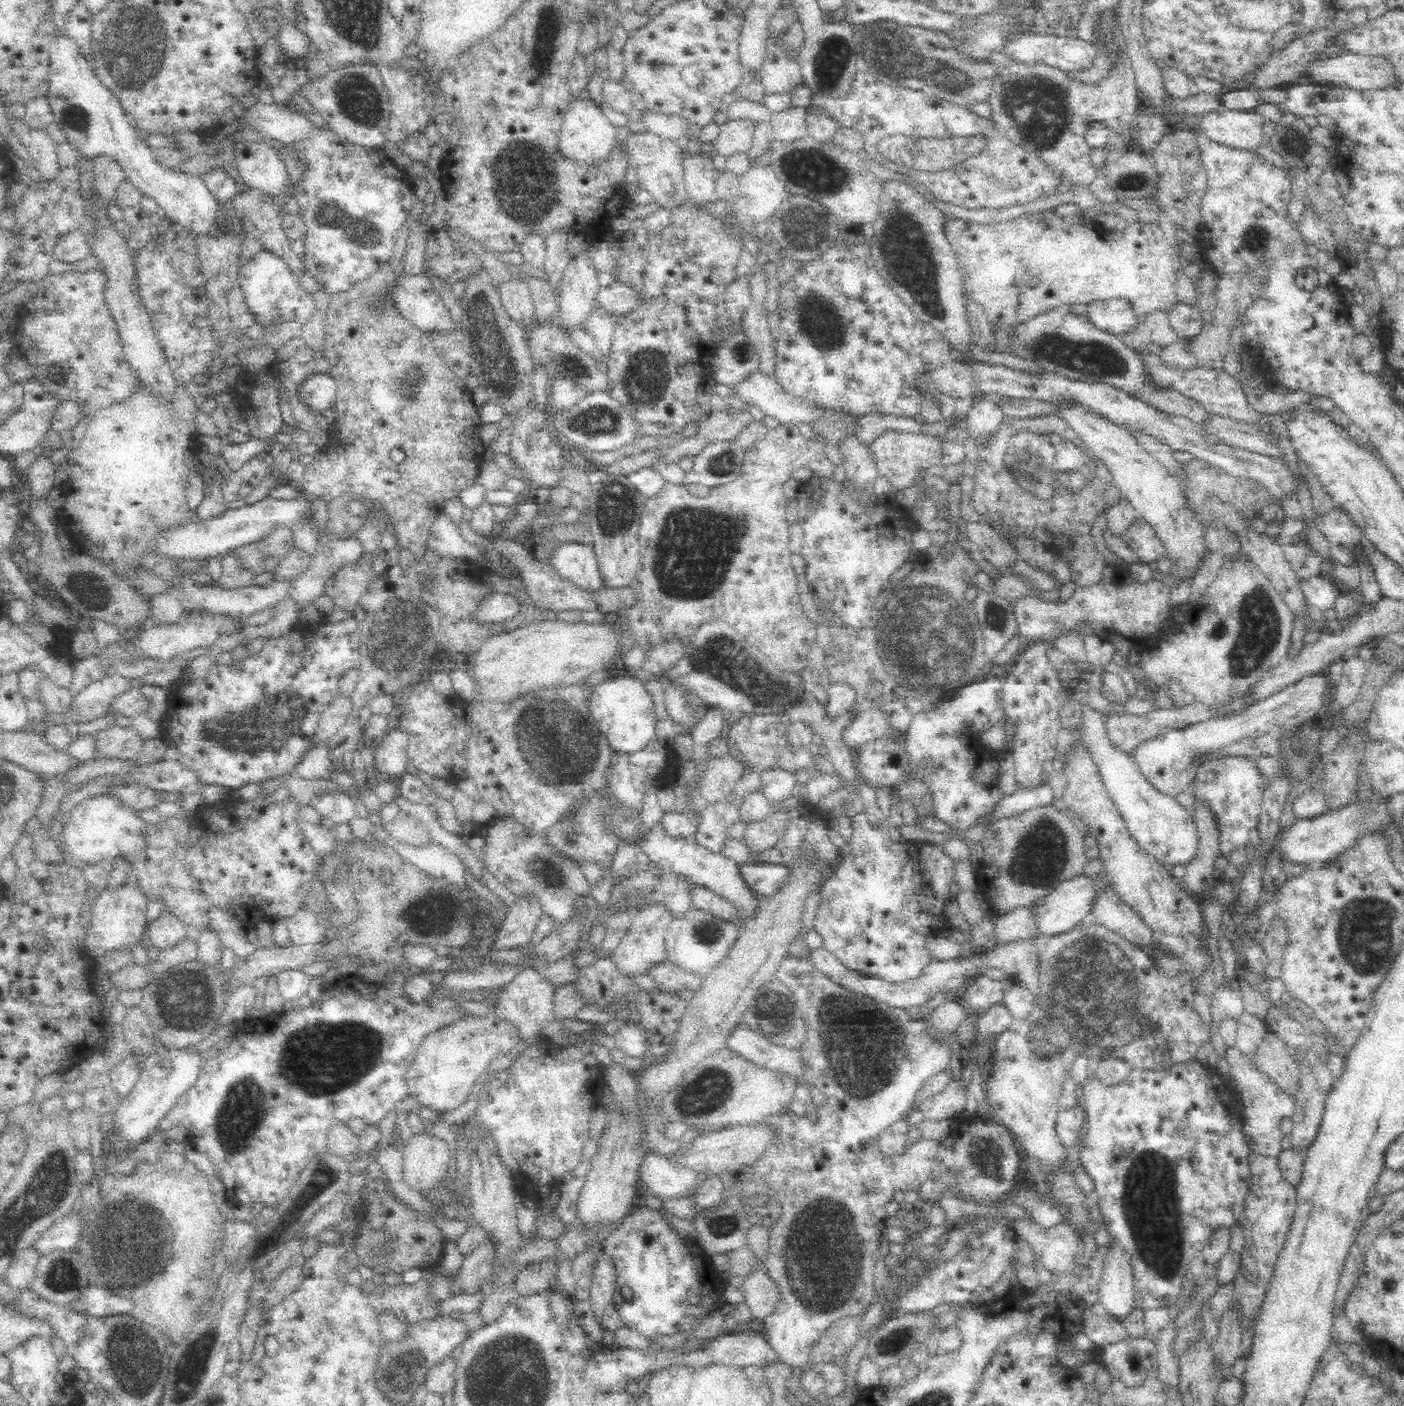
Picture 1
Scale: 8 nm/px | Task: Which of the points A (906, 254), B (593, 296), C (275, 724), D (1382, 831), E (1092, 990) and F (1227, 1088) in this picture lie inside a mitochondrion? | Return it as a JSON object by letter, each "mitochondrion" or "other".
{"A":"mitochondrion","B":"other","C":"mitochondrion","D":"other","E":"mitochondrion","F":"other"}

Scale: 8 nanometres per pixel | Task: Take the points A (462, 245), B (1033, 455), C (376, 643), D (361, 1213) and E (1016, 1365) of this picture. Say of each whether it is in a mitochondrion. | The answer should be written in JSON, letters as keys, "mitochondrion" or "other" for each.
{"A":"other","B":"mitochondrion","C":"mitochondrion","D":"other","E":"other"}

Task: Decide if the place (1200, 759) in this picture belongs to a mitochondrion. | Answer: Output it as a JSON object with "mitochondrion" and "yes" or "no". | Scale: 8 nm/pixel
{"mitochondrion":"no"}

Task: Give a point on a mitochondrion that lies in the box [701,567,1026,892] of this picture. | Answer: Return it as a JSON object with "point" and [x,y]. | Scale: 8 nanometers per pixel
{"point":[925,638]}

